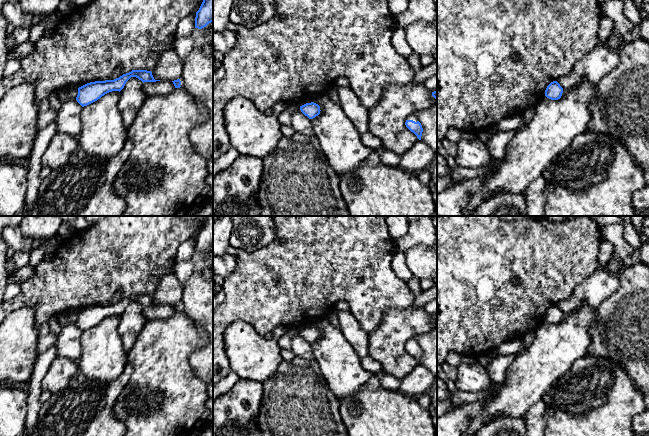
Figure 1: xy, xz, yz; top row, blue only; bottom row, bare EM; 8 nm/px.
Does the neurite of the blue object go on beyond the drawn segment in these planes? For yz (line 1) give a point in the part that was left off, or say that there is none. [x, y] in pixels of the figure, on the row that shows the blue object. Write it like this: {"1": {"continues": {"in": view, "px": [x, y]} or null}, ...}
{"1": {"continues": null}}

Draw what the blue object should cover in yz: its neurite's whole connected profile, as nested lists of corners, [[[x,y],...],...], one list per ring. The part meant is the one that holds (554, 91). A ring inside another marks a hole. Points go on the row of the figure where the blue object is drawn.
[[[557,81],[551,82],[545,90],[545,96],[551,100],[560,99],[562,93],[563,93],[563,88],[560,86],[560,84]]]

